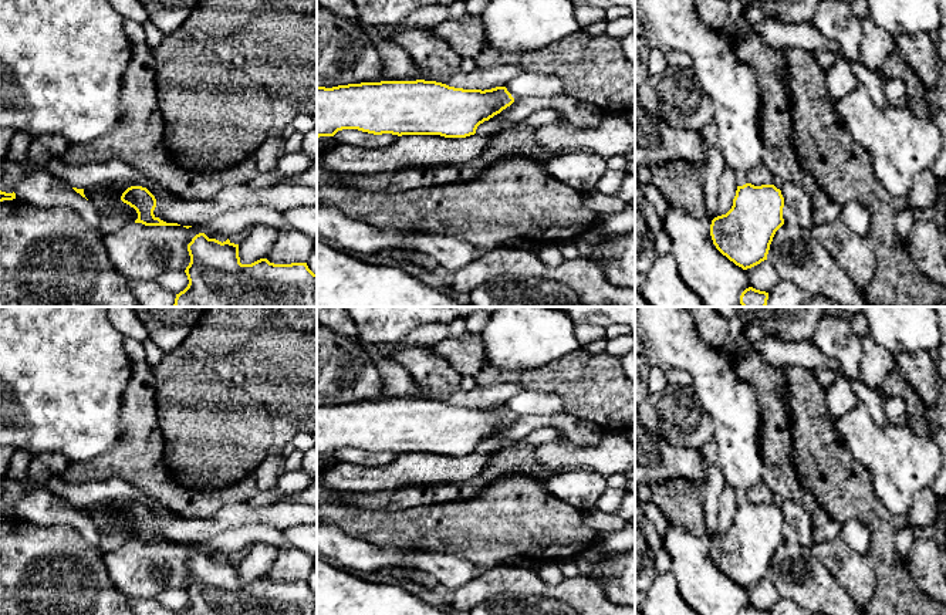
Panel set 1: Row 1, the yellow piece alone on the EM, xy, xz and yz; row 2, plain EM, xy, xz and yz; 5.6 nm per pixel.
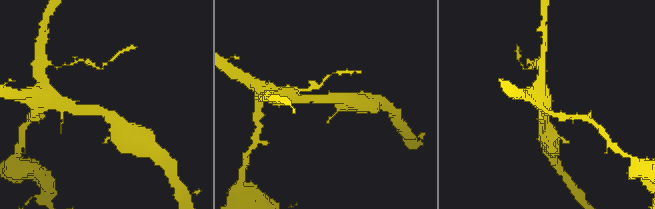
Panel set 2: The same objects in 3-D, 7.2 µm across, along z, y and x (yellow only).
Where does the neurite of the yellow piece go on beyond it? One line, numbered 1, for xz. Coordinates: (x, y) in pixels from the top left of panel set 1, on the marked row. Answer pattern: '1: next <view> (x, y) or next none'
1: next none

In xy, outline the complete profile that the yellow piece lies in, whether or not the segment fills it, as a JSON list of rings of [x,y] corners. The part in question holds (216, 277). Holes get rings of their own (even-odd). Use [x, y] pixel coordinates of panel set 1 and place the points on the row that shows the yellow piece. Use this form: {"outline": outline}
{"outline": [[[196,234],[187,244],[187,287],[176,294],[173,307],[317,307],[317,274],[307,263],[274,264],[260,258],[241,264],[239,244]]]}

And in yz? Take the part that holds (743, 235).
{"outline": [[[774,185],[737,186],[732,209],[712,220],[710,236],[716,249],[743,270],[767,260],[770,244],[776,232],[784,224],[784,197]]]}

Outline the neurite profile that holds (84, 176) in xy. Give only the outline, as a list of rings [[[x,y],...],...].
[[[57,156],[47,160],[44,169],[55,176],[65,179],[72,187],[77,189],[88,189],[94,185],[107,180],[134,179],[142,182],[143,185],[152,186],[156,190],[163,192],[169,197],[185,200],[182,197],[165,192],[163,187],[153,179],[148,178],[135,168],[118,159],[111,159],[104,163],[68,166],[62,162],[62,156]]]

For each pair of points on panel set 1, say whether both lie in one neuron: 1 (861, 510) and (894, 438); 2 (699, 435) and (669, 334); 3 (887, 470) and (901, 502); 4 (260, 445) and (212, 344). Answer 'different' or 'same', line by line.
1: different
2: different
3: same
4: same

